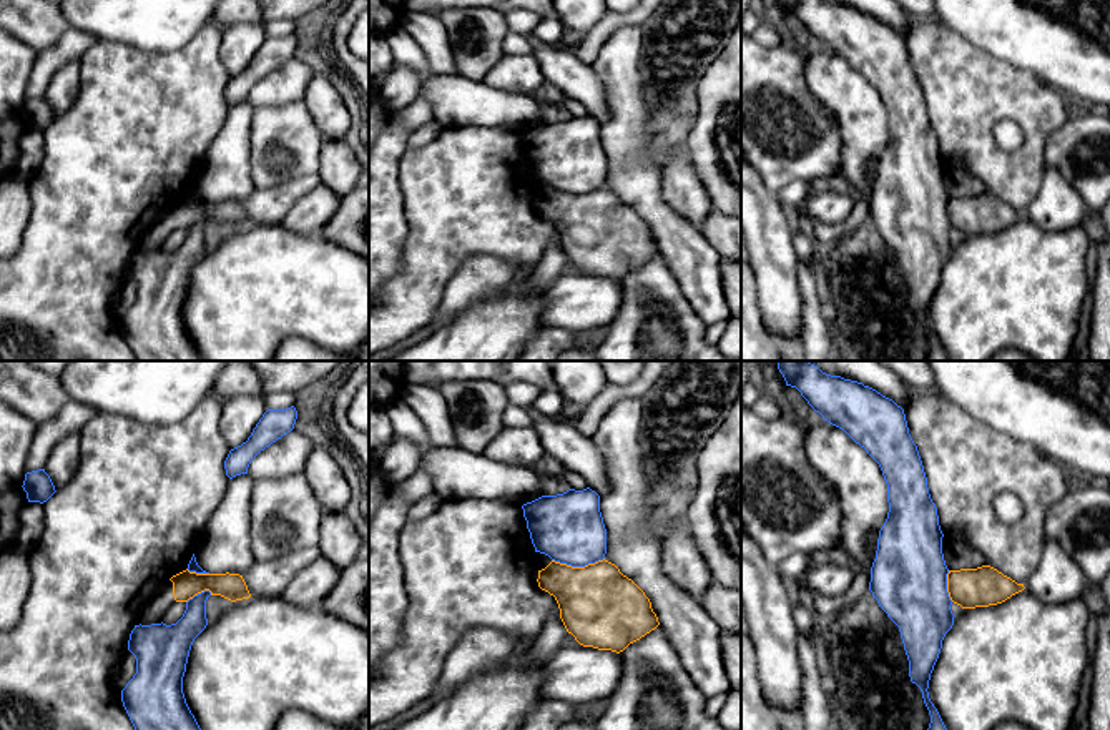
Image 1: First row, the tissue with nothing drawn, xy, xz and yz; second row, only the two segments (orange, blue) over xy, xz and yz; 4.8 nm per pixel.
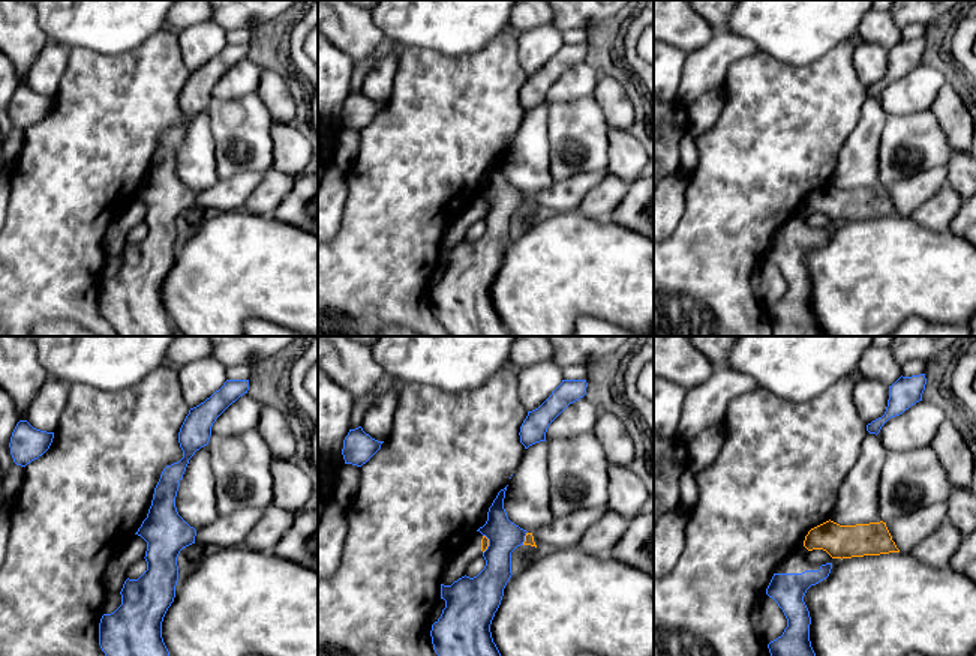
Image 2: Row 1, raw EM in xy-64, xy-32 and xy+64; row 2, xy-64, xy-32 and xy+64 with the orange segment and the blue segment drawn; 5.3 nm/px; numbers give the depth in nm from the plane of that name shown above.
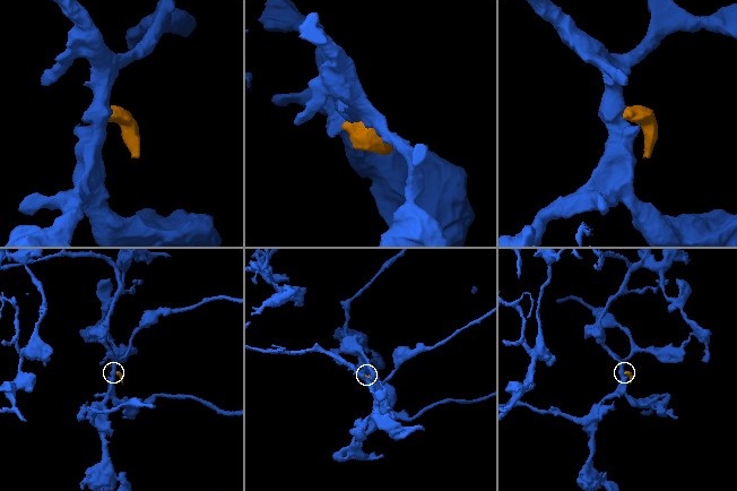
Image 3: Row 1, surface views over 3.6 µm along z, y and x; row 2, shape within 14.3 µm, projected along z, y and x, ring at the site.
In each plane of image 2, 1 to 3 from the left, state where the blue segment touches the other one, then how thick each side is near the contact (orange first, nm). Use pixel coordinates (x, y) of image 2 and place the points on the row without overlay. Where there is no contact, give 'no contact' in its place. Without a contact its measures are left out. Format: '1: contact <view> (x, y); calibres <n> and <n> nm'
1: no contact
2: contact xy-32 (488, 207); calibres 50 and 190 nm
3: no contact

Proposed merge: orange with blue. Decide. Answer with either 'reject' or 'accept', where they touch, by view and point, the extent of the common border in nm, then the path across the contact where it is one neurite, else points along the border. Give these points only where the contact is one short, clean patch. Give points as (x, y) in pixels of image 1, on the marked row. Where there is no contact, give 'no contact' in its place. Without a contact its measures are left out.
reject; meets orange in xz at (577, 567); contact 260 nm long; border along xz (604, 557), (584, 566), (567, 566), (552, 561)

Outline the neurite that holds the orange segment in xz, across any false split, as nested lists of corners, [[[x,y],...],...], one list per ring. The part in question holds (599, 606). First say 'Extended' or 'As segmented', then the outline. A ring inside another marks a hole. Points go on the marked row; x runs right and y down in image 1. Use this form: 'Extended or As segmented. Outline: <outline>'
Extended. Outline: [[[535,554],[538,587],[555,597],[567,632],[580,645],[620,654],[660,625],[650,599],[615,564],[603,559],[585,567],[572,567],[555,562],[545,554]]]

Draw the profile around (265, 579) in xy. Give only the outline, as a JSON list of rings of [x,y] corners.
[[[317,545],[282,554],[273,560],[254,562],[243,579],[251,597],[279,597],[292,579],[321,557]]]

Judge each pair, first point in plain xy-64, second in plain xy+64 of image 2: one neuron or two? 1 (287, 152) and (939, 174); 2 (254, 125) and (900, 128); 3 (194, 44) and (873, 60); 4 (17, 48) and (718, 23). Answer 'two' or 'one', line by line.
1: two
2: one
3: one
4: two

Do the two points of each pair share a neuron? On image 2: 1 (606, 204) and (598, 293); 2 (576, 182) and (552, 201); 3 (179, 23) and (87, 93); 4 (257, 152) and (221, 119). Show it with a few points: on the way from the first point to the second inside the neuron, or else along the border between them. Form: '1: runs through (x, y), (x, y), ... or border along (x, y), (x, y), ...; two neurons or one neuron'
1: border along (577, 209), (589, 218), (607, 219); two neurons
2: runs through (570, 186), (558, 197); one neuron
3: border along (168, 26), (177, 32); two neurons
4: runs through (248, 143), (230, 125); one neuron

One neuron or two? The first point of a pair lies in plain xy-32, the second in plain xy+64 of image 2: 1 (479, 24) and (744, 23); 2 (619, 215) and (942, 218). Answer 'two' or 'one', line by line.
1: one
2: two

